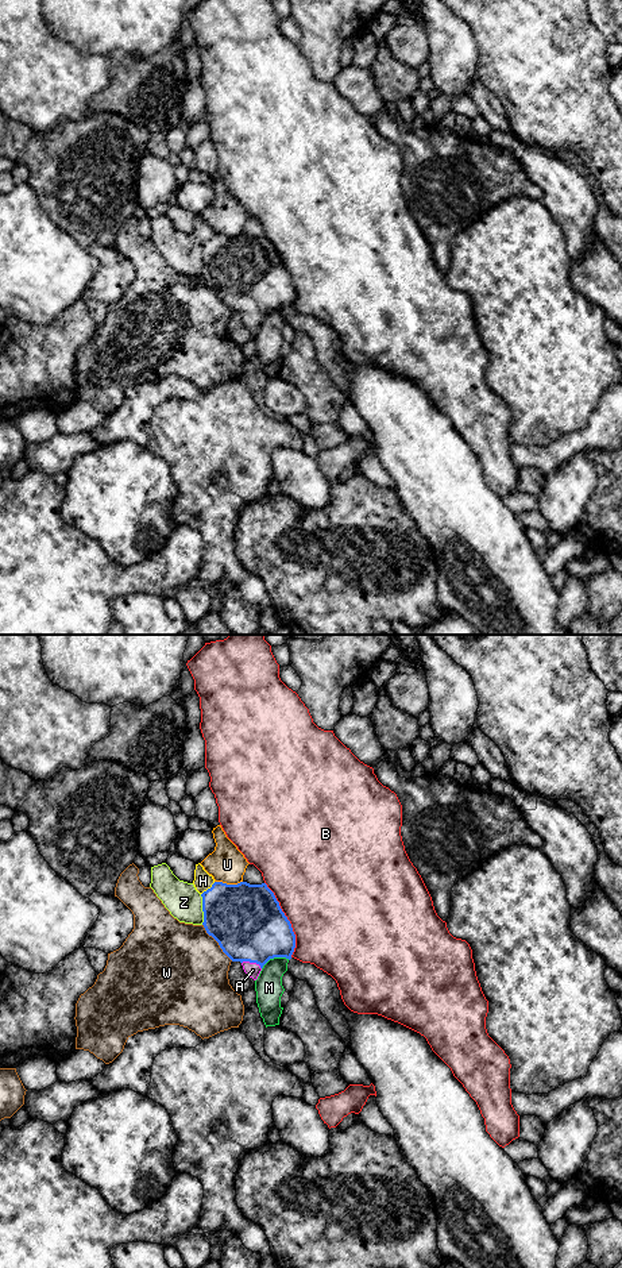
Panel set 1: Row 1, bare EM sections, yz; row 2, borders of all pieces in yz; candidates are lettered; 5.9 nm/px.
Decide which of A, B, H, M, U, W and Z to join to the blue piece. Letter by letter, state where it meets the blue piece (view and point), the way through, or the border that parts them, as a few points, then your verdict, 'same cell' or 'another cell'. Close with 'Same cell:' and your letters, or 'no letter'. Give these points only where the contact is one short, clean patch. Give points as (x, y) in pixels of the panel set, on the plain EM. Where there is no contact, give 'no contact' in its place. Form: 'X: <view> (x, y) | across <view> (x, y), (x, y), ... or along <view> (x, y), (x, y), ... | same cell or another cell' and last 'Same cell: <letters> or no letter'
A: yz (252, 313) | across yz (247, 273), (252, 313), (252, 322) | same cell
B: yz (288, 272) | another cell
H: yz (208, 241) | another cell
M: yz (274, 308) | another cell
U: yz (228, 236) | another cell
W: yz (217, 293) | another cell
Z: yz (203, 261) | another cell
Same cell: A

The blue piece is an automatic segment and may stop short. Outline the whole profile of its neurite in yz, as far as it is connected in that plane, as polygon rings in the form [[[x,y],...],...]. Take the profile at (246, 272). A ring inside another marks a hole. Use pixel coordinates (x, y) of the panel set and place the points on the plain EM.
[[[215,234],[210,240],[201,246],[204,280],[232,312],[240,313],[244,324],[258,331],[263,317],[274,309],[291,311],[295,300],[295,286],[291,275],[282,263],[274,244],[266,235],[250,236],[240,234],[227,236]]]

